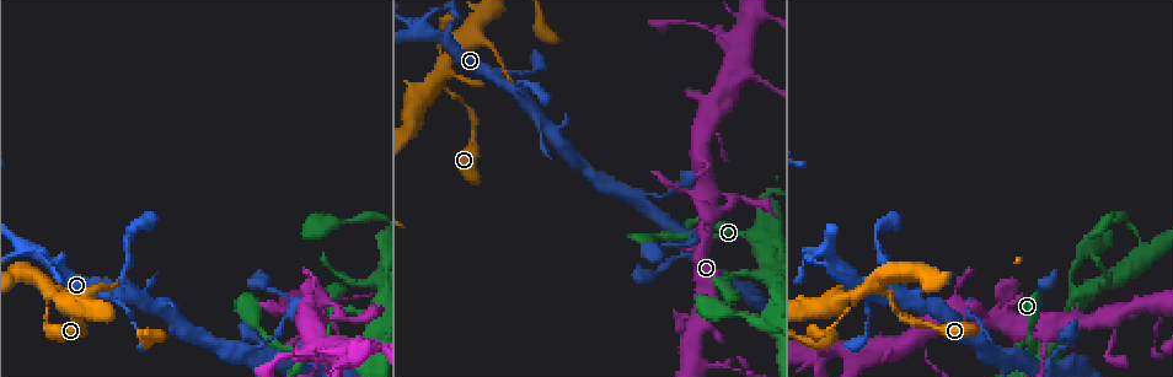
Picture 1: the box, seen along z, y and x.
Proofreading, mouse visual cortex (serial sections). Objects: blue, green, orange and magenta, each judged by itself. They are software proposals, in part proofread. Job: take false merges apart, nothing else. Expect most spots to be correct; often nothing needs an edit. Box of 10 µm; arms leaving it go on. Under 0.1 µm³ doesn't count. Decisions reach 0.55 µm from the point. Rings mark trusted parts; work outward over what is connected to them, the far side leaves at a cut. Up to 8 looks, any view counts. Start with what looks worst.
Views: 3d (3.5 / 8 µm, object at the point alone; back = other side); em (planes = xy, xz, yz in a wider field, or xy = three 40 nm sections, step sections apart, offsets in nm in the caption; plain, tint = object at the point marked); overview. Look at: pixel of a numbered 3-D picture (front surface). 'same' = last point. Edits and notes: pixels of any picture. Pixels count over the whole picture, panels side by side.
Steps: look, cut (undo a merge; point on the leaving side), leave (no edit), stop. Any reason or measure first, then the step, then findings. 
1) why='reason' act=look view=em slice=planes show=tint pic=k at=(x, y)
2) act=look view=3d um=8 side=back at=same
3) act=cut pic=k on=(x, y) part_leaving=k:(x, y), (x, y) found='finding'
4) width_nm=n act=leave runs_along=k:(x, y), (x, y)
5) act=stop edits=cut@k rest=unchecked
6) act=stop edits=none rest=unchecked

why='small branch off a trunk' act=look view=3d um=3.5 pic=1 at=(757, 248)

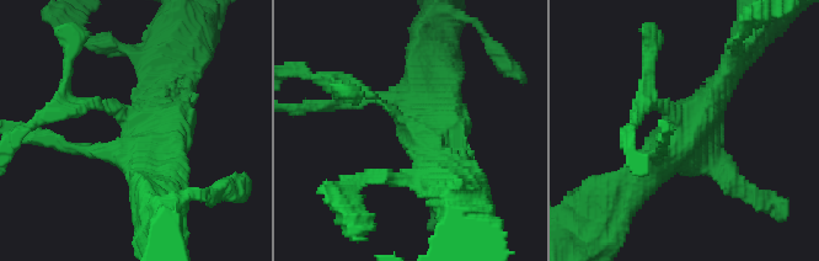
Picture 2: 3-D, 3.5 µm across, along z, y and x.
why='now the EM' act=look view=em slice=xy step=2 show=tint pic=2 at=(683, 118)

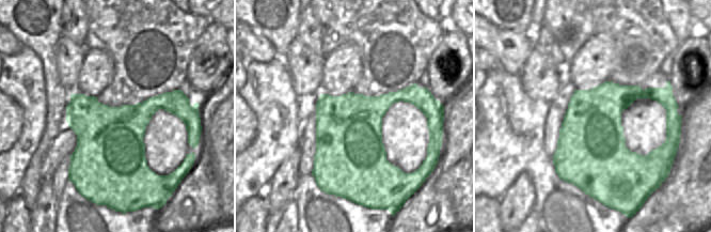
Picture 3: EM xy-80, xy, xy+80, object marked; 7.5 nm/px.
act=leave runs_along=2:(341, 91), (390, 107), (447, 170) found='continuous, no second cell'

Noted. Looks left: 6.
why='abrupt turn' act=look view=3d um=3.5 pic=1 at=(815, 360)

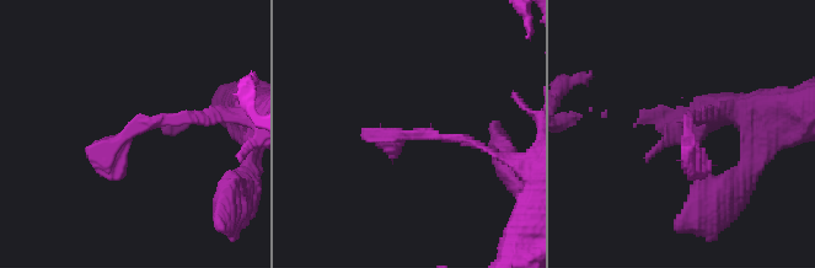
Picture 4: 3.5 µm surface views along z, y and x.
act=leave found='one cell here'

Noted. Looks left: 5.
why='thin arm on a thick one' act=look view=3d um=8 pic=1 at=(43, 286)

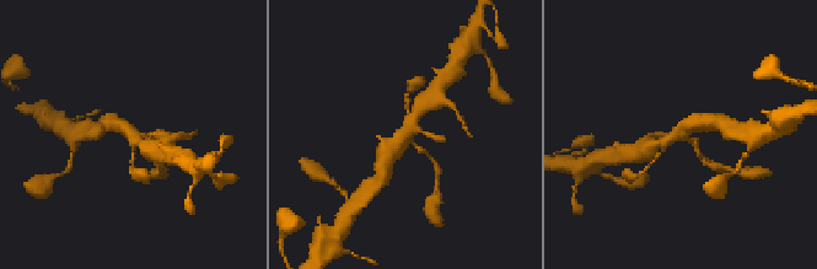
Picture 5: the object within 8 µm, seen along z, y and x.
act=look view=3d um=3.5 at=same

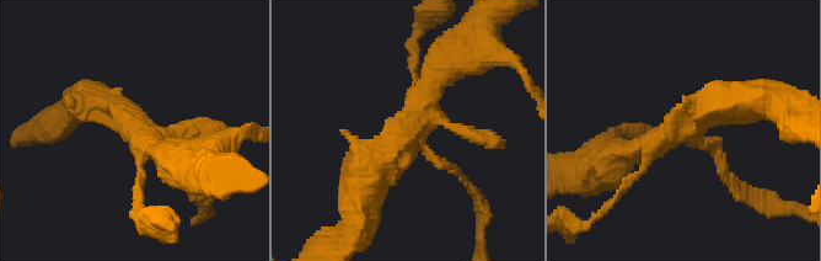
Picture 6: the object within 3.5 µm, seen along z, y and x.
why='need the tissue' act=look view=em slice=xy step=5 show=tint pic=6 at=(689, 129)

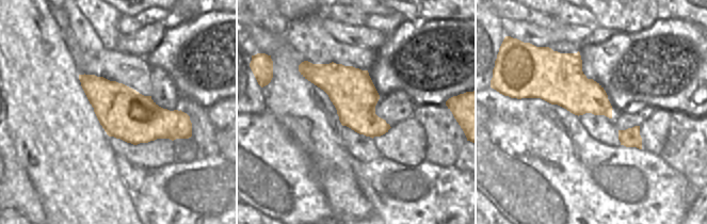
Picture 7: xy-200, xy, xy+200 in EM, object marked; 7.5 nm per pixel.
act=leave runs_along=6:(731, 177), (690, 128), (627, 155) found='all the same cell'

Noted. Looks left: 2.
act=stop edits=none rest=unchecked

